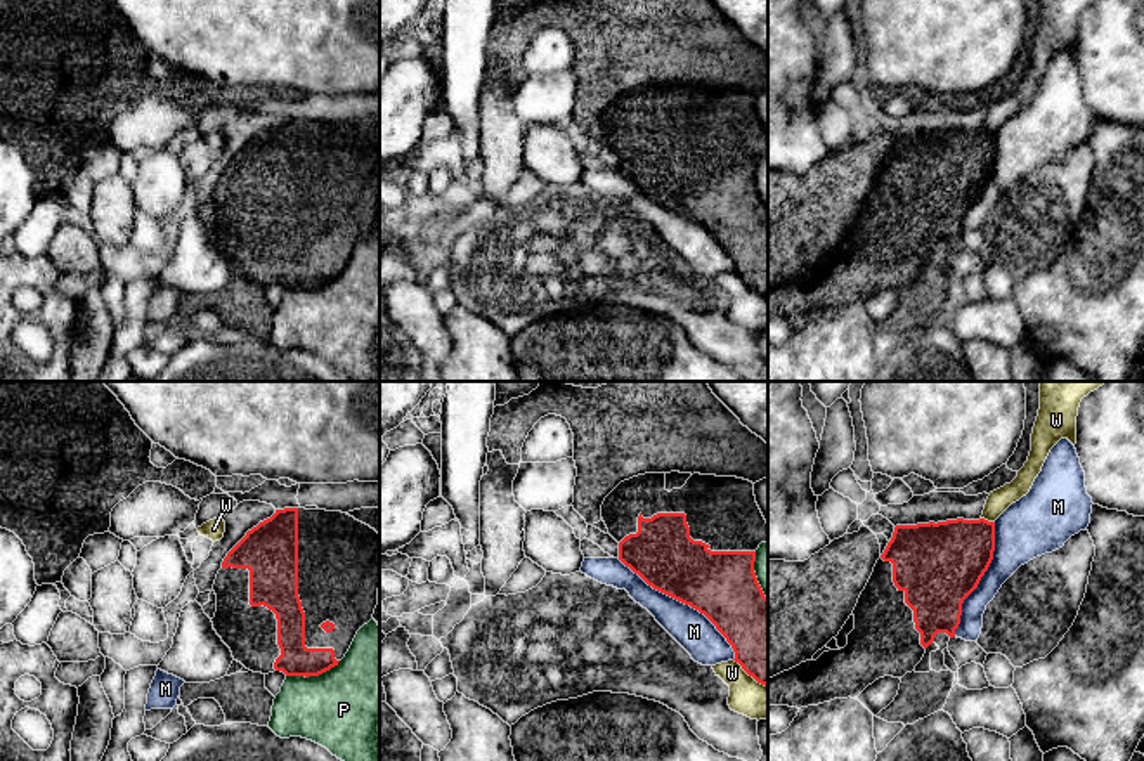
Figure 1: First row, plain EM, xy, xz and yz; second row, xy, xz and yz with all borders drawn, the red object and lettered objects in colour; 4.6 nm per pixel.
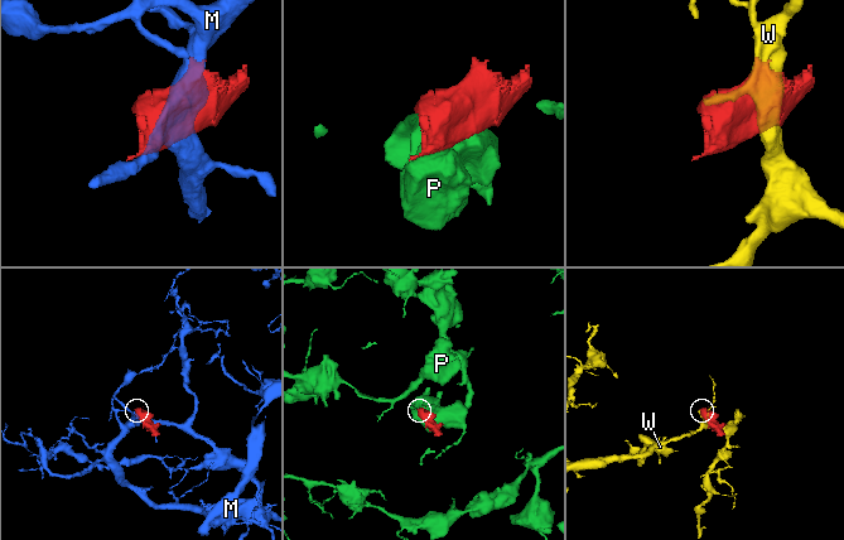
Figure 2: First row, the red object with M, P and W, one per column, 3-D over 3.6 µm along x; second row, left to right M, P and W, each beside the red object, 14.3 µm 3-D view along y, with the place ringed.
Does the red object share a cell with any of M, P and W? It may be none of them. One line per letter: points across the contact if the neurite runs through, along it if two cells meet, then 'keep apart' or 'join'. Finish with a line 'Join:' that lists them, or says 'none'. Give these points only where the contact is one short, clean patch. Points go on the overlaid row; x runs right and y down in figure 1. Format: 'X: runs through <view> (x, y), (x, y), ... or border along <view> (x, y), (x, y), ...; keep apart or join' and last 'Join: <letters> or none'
M: keep apart
P: keep apart
W: keep apart
Join: none

